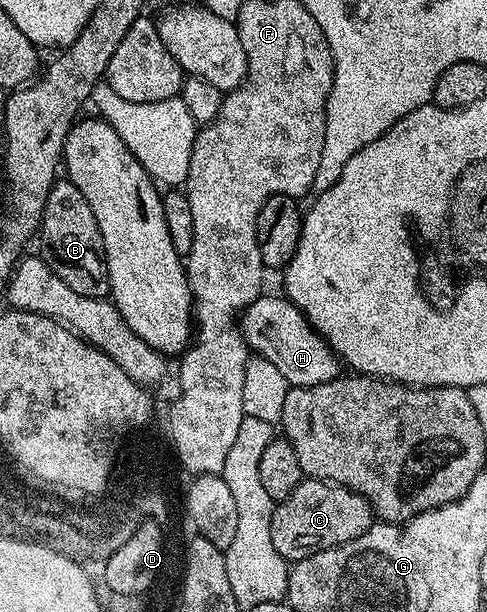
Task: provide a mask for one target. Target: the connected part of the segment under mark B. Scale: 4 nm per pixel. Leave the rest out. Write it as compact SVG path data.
M58 180L48 192L48 200L42 209L40 239L42 250L40 257L72 288L72 292L80 292L80 296L89 298L110 298L110 281L108 280L108 264L104 252L104 240L100 236L100 224L96 224L96 216L88 200L84 200L84 192L76 188L68 180Z

